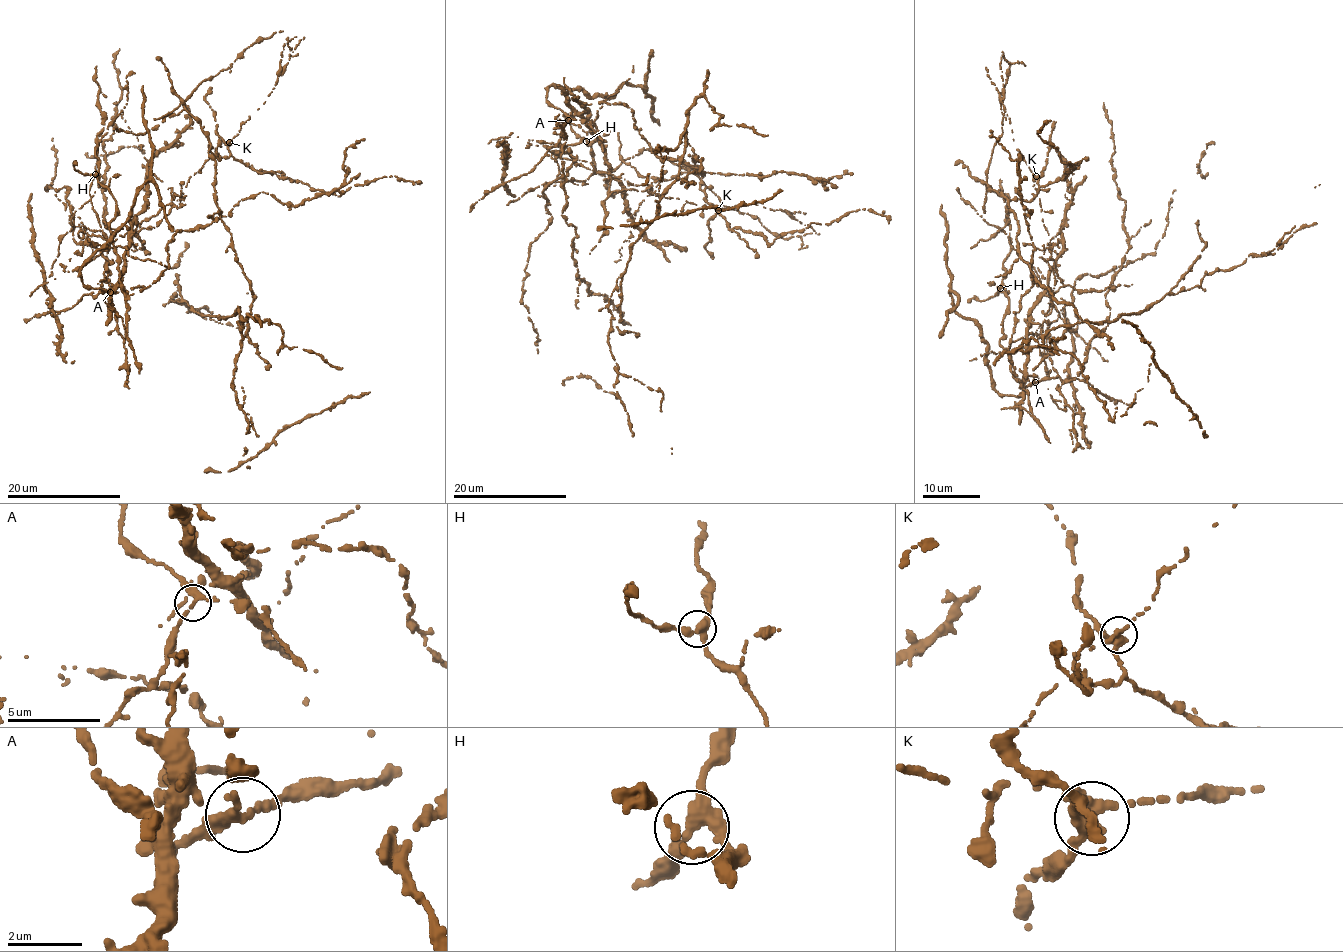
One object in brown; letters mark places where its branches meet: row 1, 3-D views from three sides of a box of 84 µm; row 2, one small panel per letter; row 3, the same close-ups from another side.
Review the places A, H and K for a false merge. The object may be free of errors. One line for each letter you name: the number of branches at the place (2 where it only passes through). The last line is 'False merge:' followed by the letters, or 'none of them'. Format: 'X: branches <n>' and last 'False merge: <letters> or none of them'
K: branches 4
False merge: K

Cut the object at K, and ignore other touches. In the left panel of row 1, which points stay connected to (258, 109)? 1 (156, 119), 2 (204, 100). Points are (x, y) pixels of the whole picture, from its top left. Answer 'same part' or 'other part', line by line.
1: same part
2: other part

